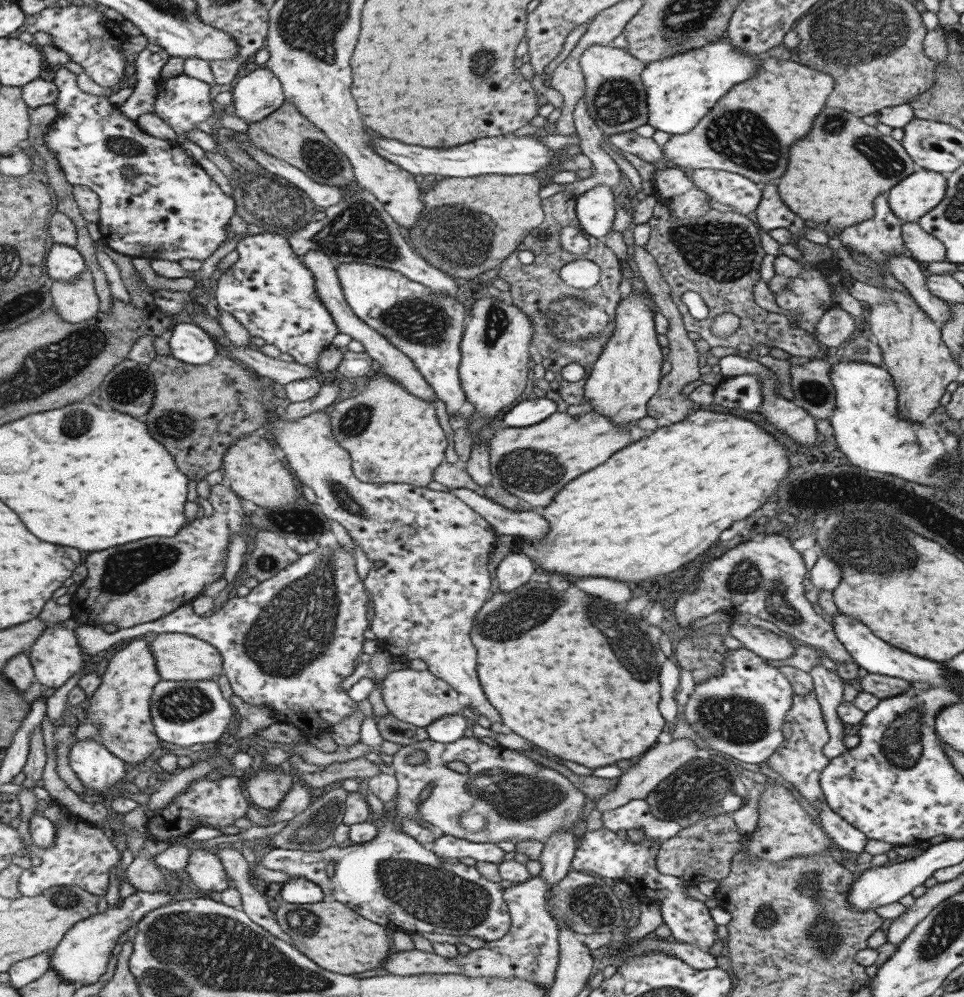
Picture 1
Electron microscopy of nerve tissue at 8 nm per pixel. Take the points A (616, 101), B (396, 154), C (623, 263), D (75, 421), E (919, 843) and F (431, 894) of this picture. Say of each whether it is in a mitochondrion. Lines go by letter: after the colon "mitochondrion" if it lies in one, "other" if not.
A: mitochondrion
B: other
C: other
D: mitochondrion
E: other
F: mitochondrion

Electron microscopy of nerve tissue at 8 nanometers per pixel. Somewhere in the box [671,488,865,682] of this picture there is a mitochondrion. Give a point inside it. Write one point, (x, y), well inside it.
(746, 576)

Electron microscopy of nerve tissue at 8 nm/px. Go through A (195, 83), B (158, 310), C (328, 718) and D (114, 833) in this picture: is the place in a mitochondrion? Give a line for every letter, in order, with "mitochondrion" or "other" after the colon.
A: other
B: other
C: other
D: other

